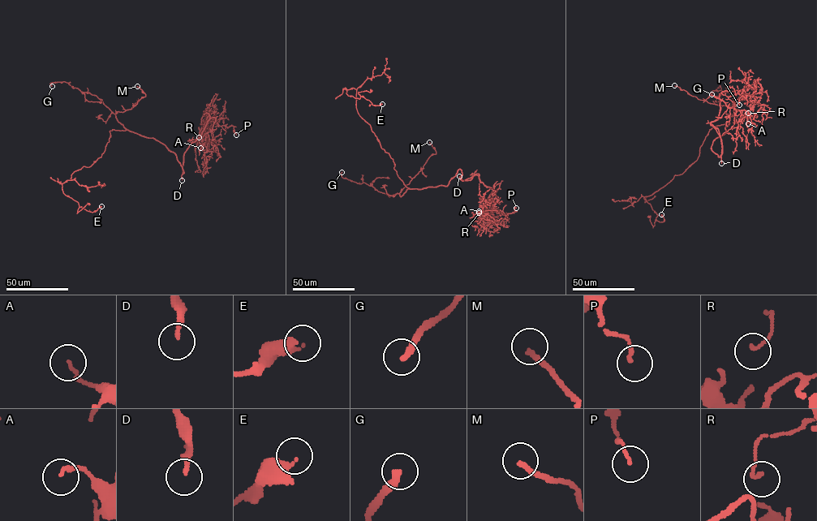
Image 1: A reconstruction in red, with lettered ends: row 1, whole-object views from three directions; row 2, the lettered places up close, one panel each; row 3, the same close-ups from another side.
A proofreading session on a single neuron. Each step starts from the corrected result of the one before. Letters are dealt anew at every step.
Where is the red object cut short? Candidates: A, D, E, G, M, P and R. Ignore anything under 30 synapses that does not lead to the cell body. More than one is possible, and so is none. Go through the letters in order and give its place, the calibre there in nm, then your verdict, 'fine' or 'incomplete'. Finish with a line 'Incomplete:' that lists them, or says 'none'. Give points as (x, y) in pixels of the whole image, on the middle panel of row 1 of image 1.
A: place (479, 211); calibre 140 nm; fine
D: place (459, 176); calibre 200 nm; incomplete
E: place (382, 104); calibre 280 nm; fine
G: place (341, 172); calibre 280 nm; incomplete
M: place (429, 142); calibre 200 nm; incomplete
P: place (516, 208); calibre 130 nm; fine
R: place (479, 213); calibre 100 nm; fine
Incomplete: D, G, M

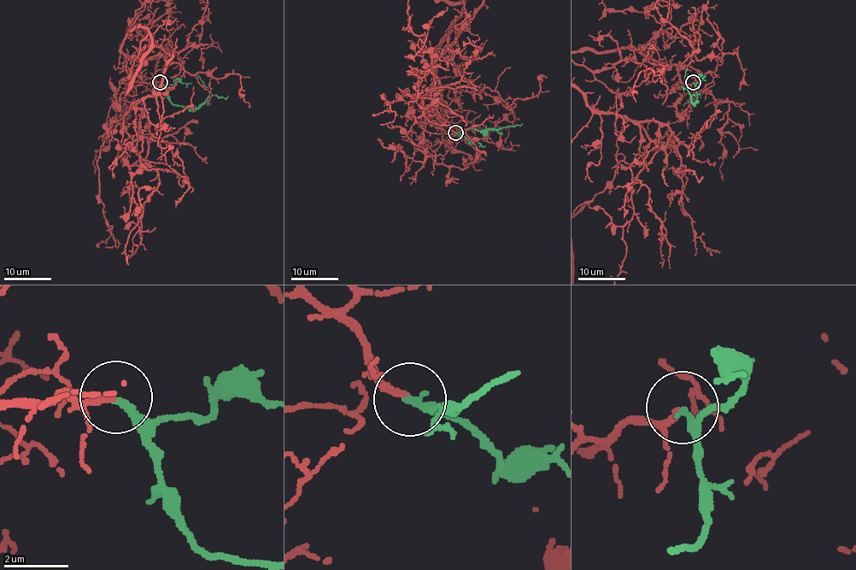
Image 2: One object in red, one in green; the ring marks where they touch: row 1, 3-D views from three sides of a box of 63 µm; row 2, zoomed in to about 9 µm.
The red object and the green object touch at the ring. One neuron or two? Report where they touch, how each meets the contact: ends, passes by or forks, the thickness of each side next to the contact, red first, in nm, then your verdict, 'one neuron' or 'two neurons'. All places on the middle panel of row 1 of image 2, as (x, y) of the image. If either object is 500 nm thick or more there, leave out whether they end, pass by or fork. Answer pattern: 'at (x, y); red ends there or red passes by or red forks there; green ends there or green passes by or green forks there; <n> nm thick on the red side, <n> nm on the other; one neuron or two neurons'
at (455, 132); red ends there; green ends there; 200 nm thick on the red side, 240 nm on the other; one neuron

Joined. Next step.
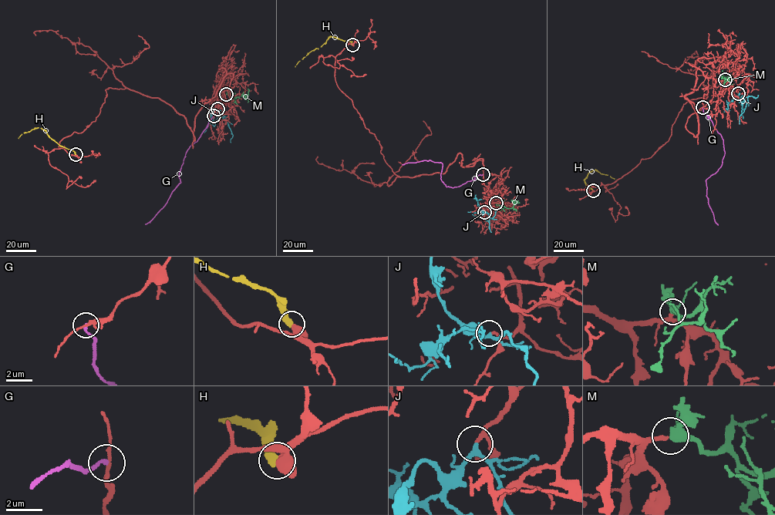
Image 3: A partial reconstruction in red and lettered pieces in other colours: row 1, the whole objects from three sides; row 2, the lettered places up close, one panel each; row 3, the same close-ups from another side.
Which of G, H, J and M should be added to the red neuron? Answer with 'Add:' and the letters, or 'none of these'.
Add: M

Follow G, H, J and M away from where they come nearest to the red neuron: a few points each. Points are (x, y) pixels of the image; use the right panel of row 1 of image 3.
G: (702, 106), (723, 141), (724, 155), (721, 166), (705, 180), (708, 204), (718, 225)
H: (593, 190), (584, 180), (587, 173), (593, 169), (617, 180)
J: (738, 93), (738, 98), (746, 102), (745, 109), (739, 116), (739, 124)
M: (725, 79), (729, 79), (722, 76), (722, 70)

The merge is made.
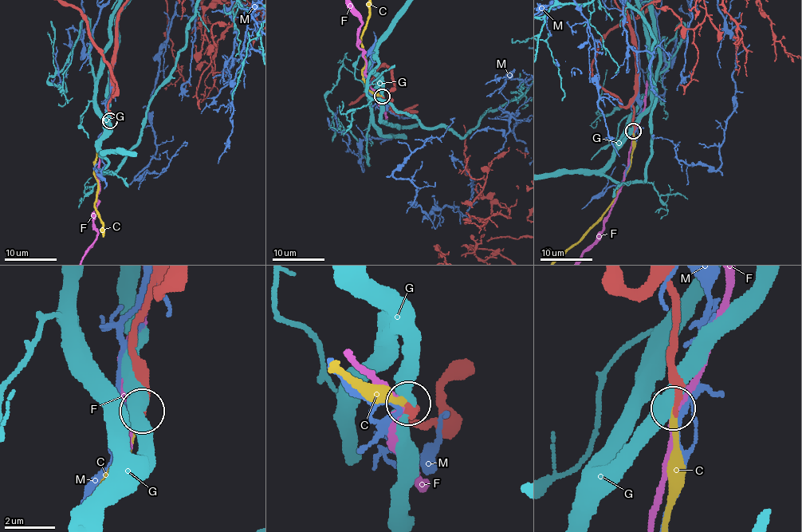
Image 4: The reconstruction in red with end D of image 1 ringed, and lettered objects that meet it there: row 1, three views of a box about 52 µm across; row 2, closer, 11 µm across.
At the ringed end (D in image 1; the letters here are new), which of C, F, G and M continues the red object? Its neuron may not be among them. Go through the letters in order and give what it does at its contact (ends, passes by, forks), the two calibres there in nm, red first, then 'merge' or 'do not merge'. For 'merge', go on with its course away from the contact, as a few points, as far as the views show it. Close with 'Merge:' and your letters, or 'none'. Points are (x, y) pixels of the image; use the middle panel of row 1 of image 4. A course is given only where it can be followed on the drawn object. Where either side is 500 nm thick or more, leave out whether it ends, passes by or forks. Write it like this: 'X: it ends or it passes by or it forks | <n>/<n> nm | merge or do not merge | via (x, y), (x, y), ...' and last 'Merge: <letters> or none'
C: it ends | 280/240 nm | merge
F: it passes by | 320/280 nm | do not merge
G: 440/500 nm | do not merge
M: it passes by | 240/190 nm | do not merge
Merge: C

